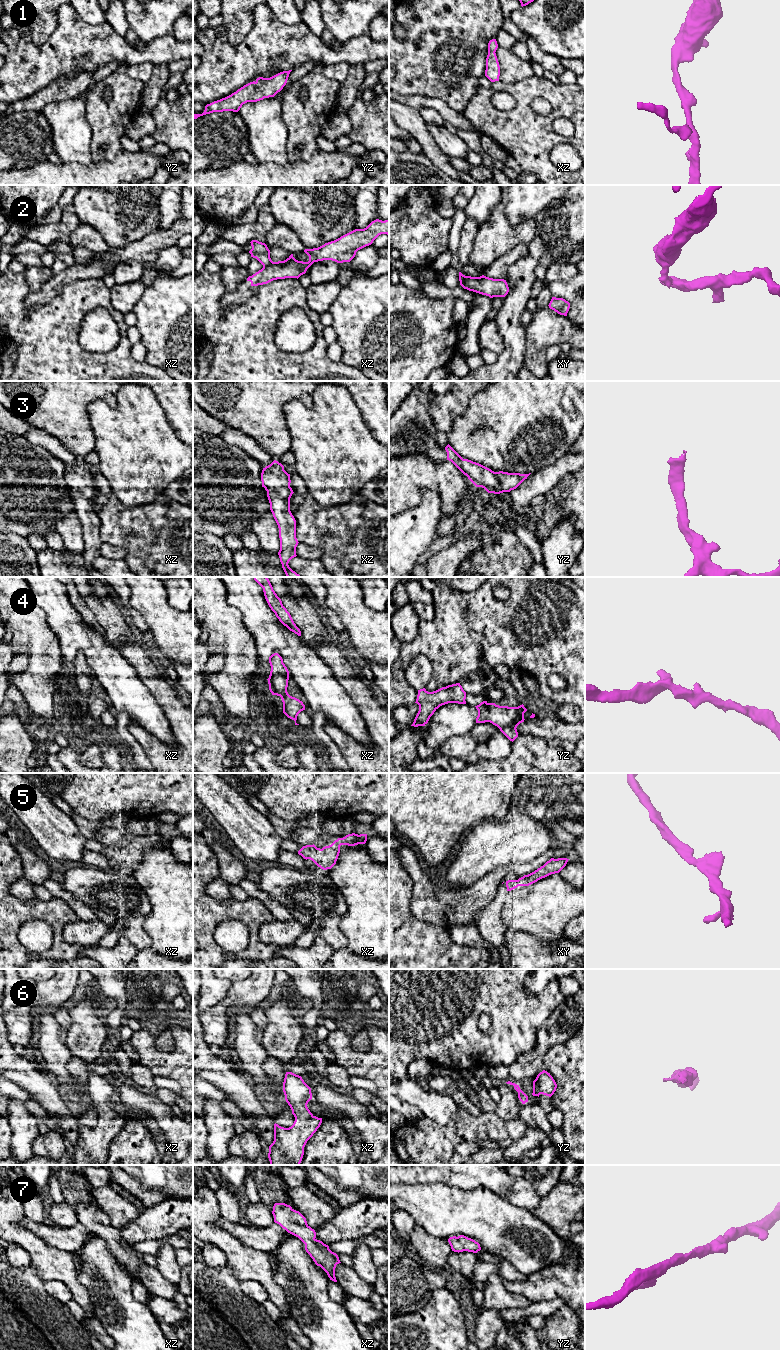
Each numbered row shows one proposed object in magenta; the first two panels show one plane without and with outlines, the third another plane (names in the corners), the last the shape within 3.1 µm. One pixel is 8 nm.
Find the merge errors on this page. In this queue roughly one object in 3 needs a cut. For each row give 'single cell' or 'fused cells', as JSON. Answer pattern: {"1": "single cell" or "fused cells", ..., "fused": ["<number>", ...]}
{"1": "single cell", "2": "fused cells", "3": "single cell", "4": "single cell", "5": "single cell", "6": "single cell", "7": "single cell", "fused": ["2"]}

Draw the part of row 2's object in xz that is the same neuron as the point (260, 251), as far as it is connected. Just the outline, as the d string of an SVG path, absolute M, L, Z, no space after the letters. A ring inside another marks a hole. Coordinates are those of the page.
M252 240L252 249L249 251L251 257L256 258L263 267L269 266L273 261L270 258L270 250L265 243L259 242L257 240Z

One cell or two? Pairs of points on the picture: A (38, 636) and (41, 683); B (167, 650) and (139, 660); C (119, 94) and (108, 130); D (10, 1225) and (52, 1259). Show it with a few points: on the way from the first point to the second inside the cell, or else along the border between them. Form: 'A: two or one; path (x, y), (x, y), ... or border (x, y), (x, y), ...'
A: one; path (41, 648), (41, 671)
B: two; border (154, 652), (162, 662)
C: one; path (119, 103), (119, 107), (108, 121)
D: one; path (20, 1235), (42, 1254)

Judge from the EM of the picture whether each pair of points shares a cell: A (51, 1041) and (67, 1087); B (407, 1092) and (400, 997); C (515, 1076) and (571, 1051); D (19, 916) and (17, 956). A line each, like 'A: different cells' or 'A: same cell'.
A: same cell
B: different cells
C: different cells
D: same cell

